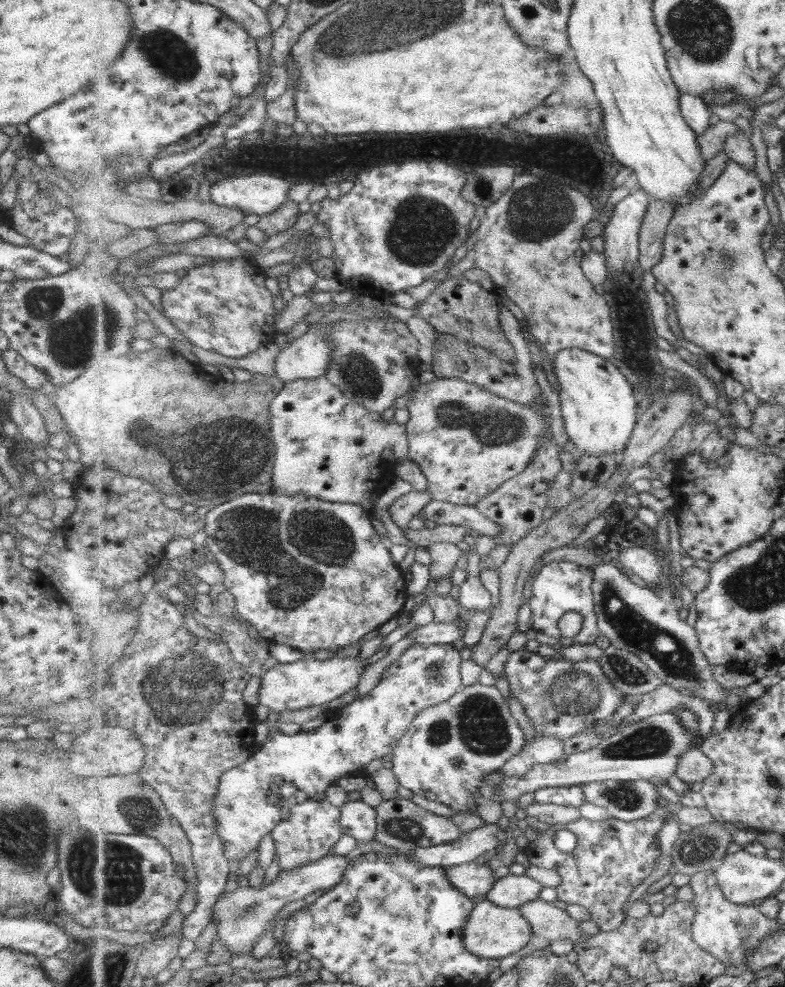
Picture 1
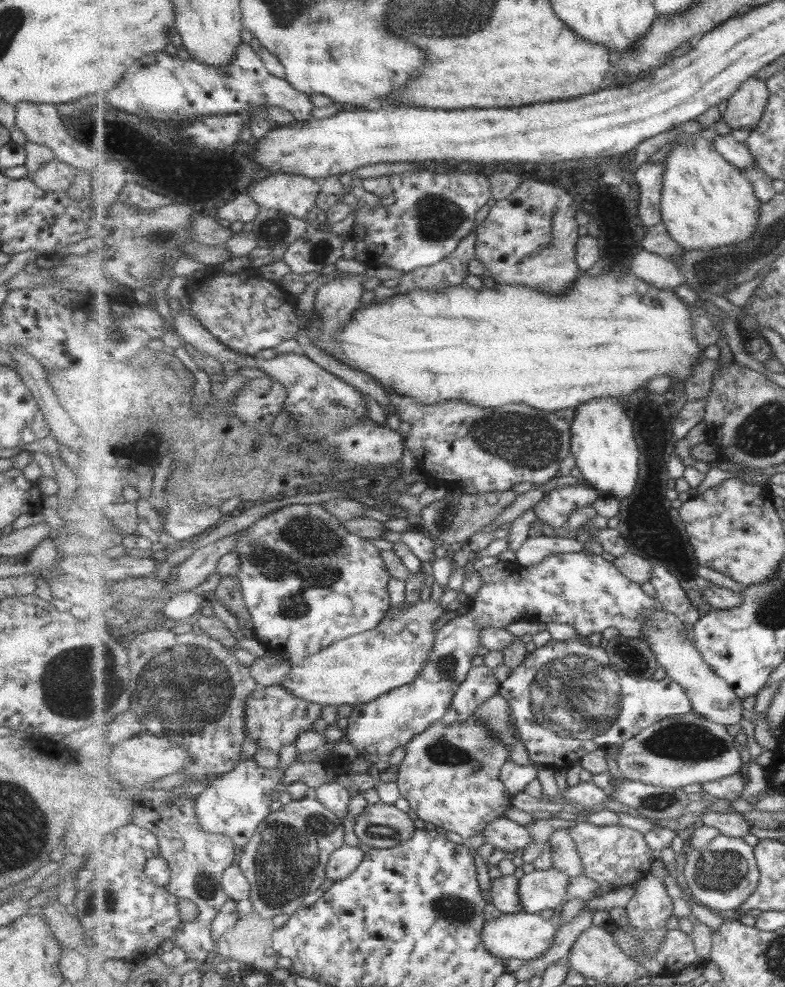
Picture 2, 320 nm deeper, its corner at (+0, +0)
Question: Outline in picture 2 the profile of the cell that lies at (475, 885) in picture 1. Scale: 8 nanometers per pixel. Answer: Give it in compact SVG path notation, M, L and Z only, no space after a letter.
M502 875L498 879L491 880L490 891L485 895L486 900L491 900L491 904L501 913L517 914L523 910L522 902L520 901L520 880L513 875Z

